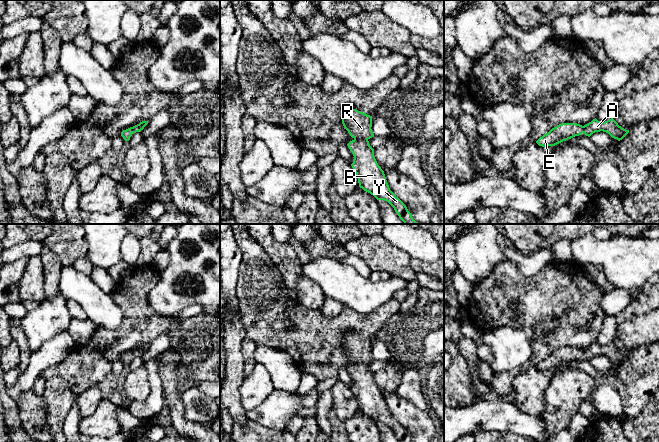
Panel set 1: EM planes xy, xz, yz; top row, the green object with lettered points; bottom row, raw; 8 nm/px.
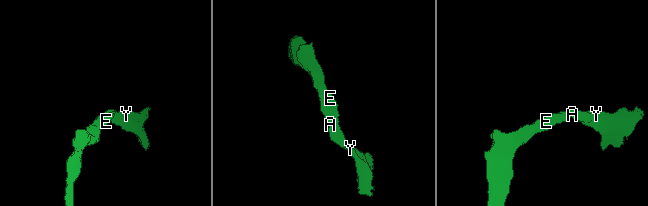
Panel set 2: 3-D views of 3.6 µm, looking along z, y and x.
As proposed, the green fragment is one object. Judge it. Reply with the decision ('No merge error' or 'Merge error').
No merge error

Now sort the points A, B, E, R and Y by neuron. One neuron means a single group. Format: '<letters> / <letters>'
A B E R Y

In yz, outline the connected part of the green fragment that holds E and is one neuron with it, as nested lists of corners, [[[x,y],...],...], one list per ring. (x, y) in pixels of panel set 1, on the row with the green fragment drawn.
[[[595,118],[584,126],[577,123],[559,124],[540,137],[536,143],[542,147],[555,146],[582,133],[590,137],[593,133],[600,131],[608,133],[618,141],[622,140],[629,133],[629,130],[619,126],[613,118],[605,122],[600,122]]]

